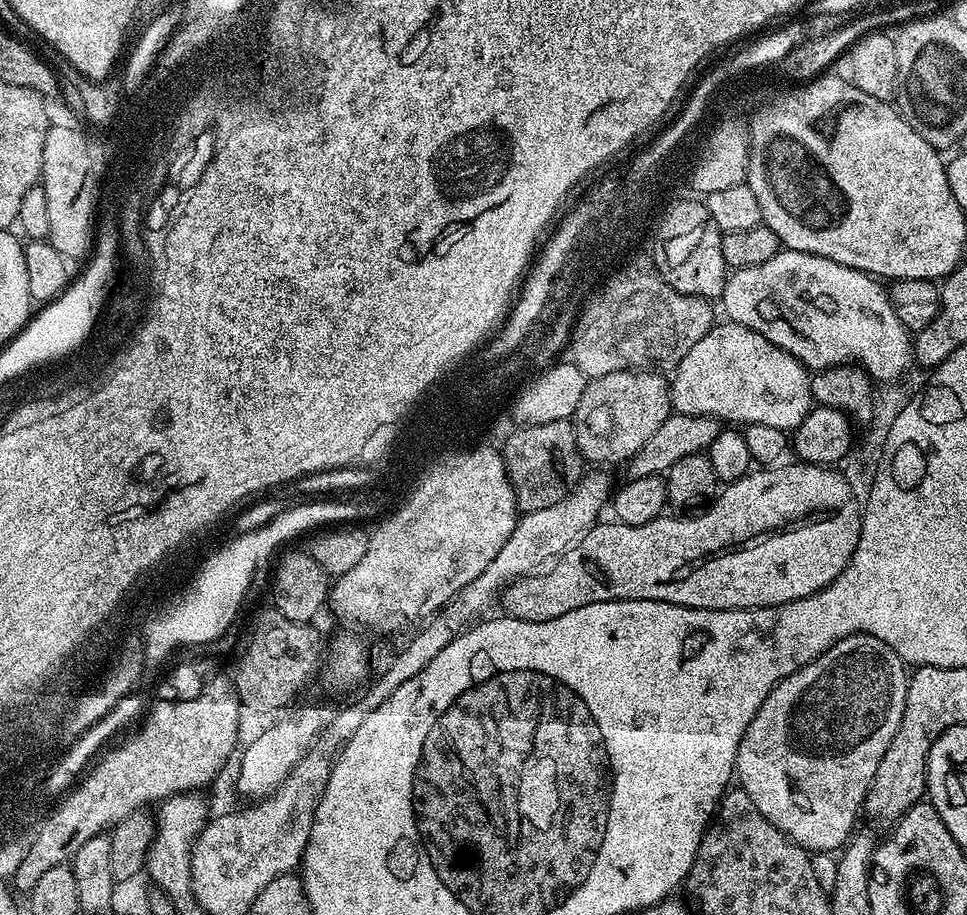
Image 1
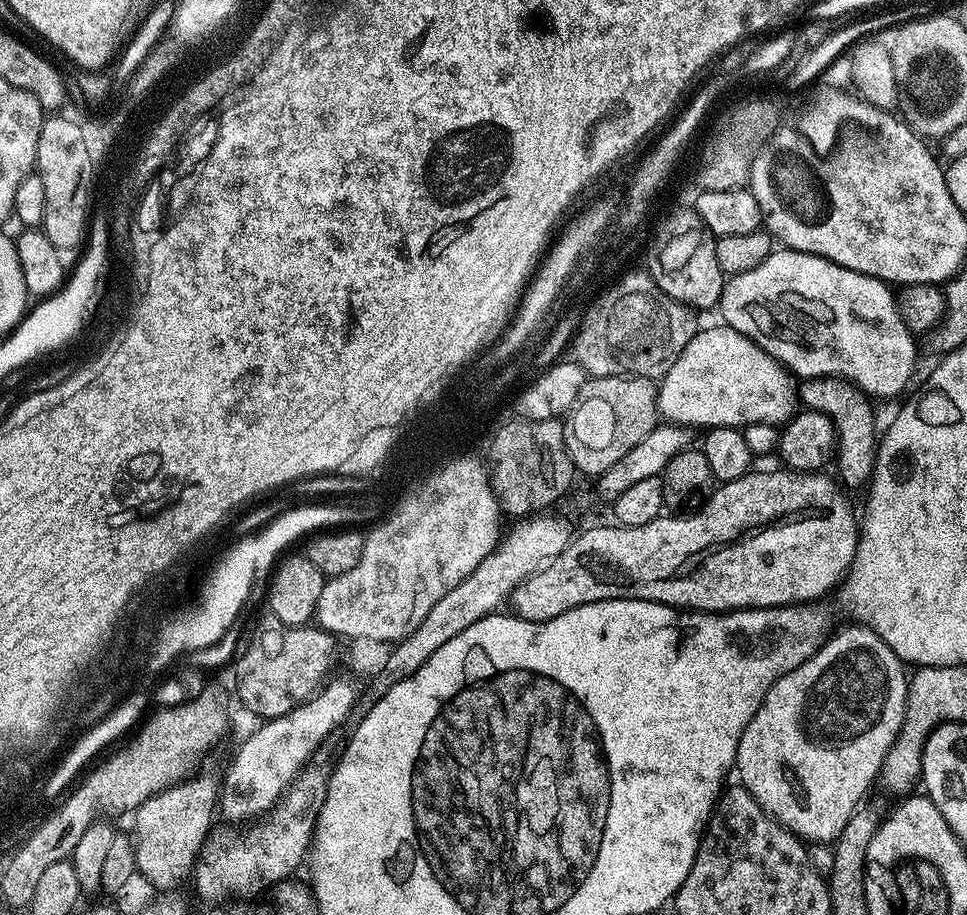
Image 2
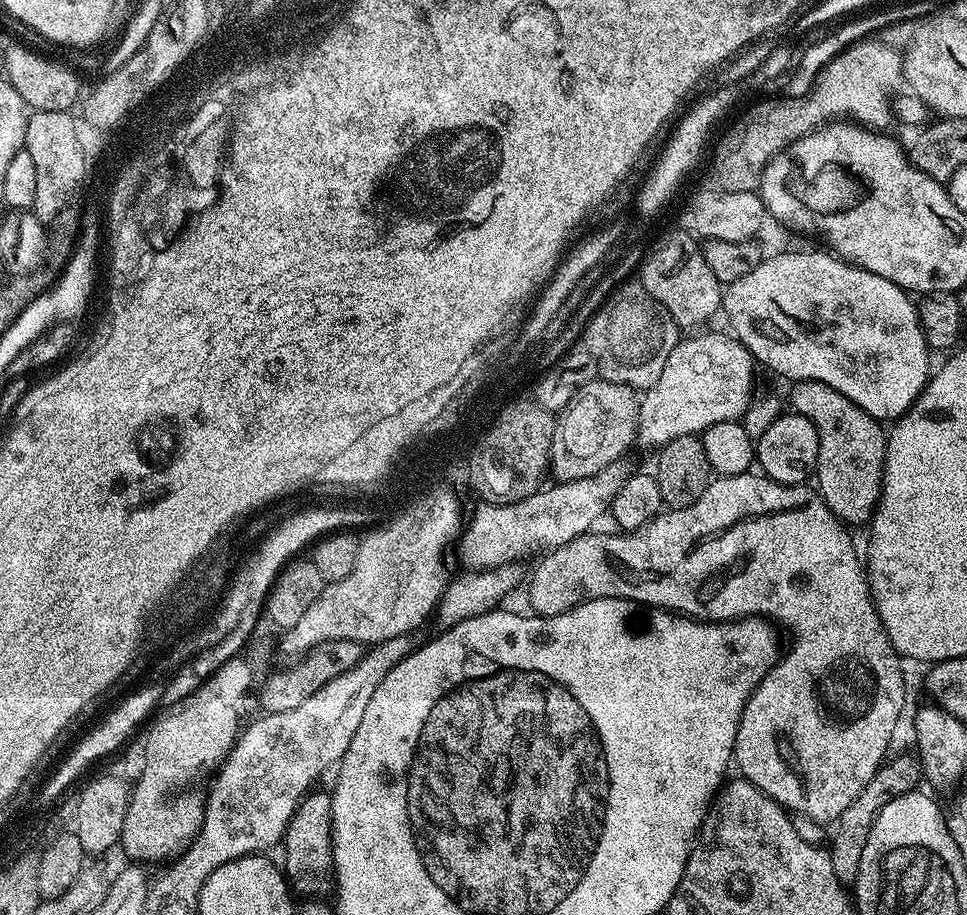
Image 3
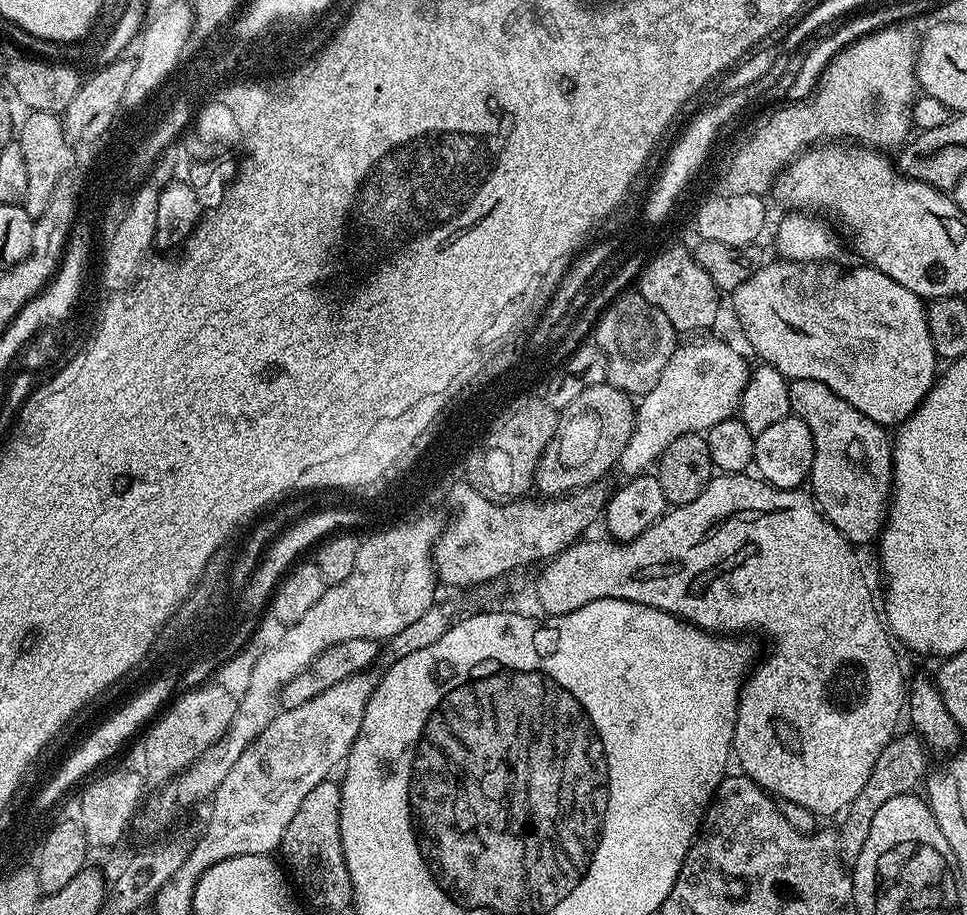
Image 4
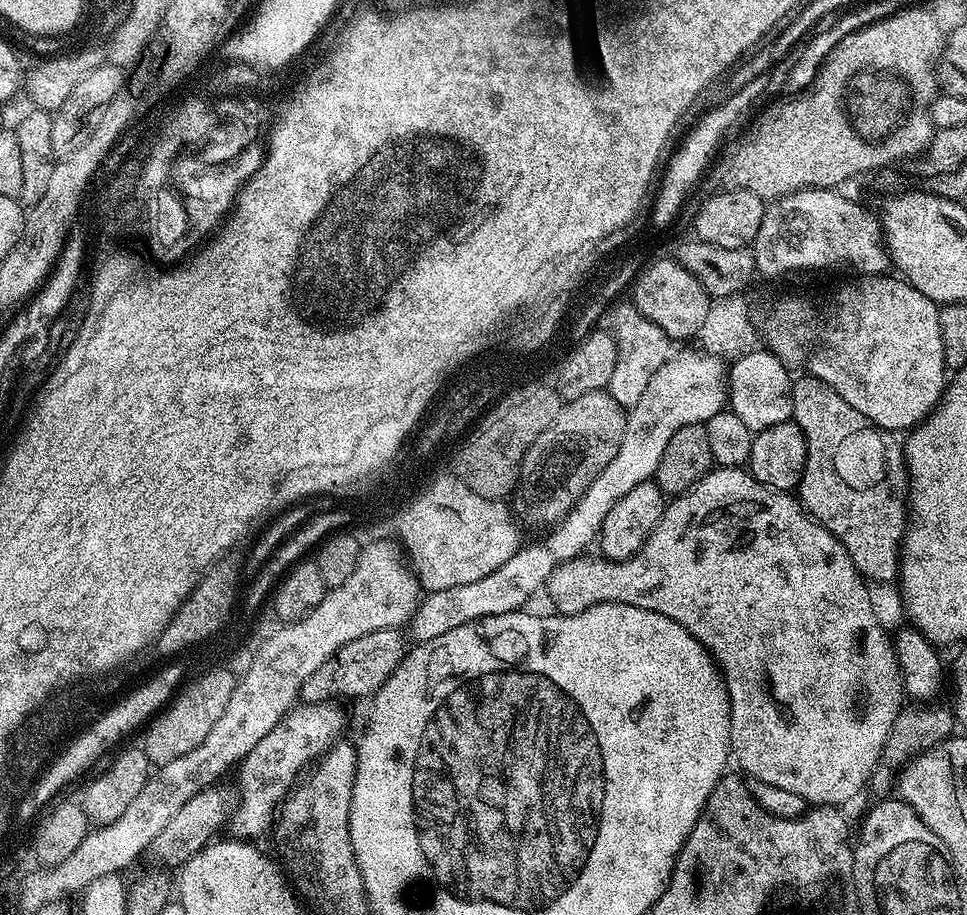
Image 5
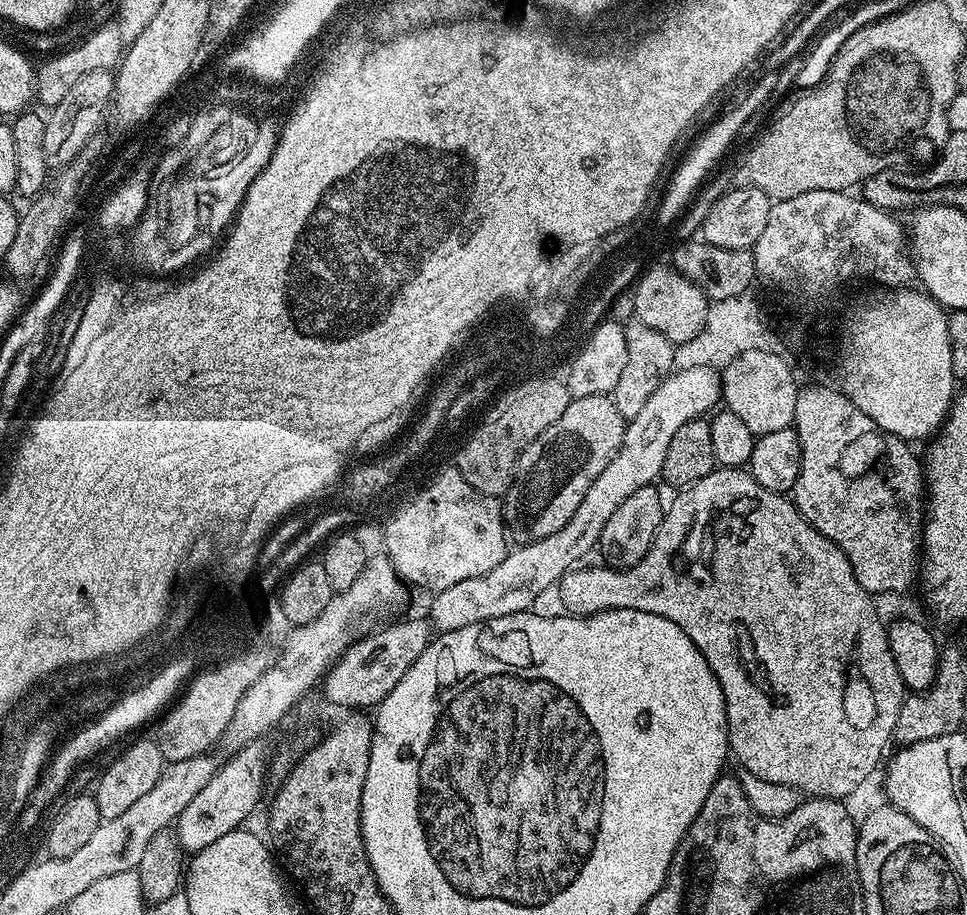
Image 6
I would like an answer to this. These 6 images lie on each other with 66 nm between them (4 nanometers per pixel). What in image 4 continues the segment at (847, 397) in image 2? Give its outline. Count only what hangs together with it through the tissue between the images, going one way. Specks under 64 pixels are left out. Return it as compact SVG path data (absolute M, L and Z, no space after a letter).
M802 378L789 383L791 415L798 416L810 426L814 438L814 462L810 477L810 491L824 517L838 529L854 546L868 544L879 537L888 514L893 490L892 482L892 440L885 425L875 424L866 414L854 410L830 386L817 380Z

